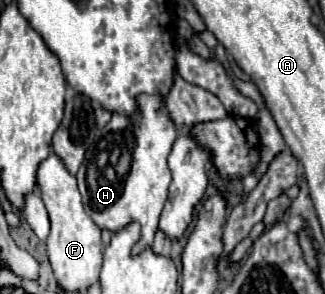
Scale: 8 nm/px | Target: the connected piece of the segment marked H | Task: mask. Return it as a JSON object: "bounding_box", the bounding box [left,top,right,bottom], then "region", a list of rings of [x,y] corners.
{"bounding_box":[75,95,177,255],"region":[[[141,95],[137,97],[137,105],[139,115],[125,117],[115,113],[111,117],[109,125],[101,129],[101,141],[95,153],[85,155],[85,161],[75,175],[83,197],[83,209],[99,229],[117,233],[133,221],[141,225],[141,237],[133,245],[133,255],[139,255],[153,245],[157,221],[167,201],[171,181],[167,155],[177,139],[177,127],[167,117],[165,103],[159,95]]]}

